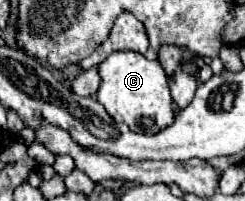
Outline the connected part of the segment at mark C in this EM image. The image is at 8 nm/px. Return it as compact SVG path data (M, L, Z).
M133 50L113 52L103 64L97 66L101 76L101 86L97 90L97 100L105 106L115 122L127 124L133 132L153 134L171 126L175 116L175 106L169 94L169 82L165 70L157 60L149 60Z

